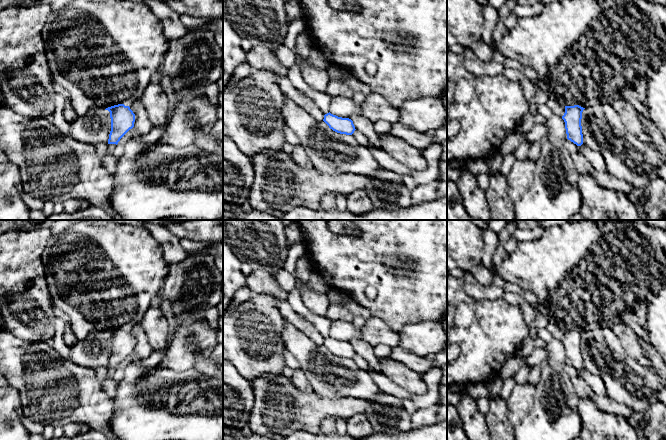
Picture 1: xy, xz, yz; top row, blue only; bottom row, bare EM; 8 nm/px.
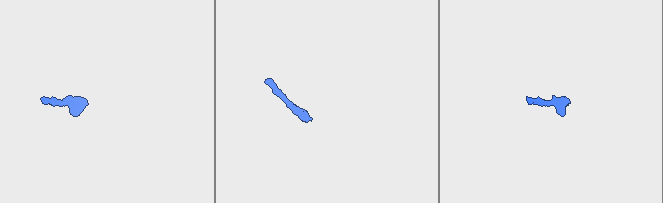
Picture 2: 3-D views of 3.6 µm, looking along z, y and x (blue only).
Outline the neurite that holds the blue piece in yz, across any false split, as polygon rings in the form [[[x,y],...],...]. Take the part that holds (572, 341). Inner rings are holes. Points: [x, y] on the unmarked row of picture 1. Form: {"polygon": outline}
{"polygon": [[[579,329],[565,330],[565,337],[562,340],[562,343],[565,346],[567,363],[577,370],[583,368],[581,343],[584,333],[585,332]]]}

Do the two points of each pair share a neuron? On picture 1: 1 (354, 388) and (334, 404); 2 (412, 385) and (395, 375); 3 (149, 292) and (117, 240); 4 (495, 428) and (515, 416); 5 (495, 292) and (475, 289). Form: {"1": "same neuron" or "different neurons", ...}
{"1": "different neurons", "2": "same neuron", "3": "same neuron", "4": "different neurons", "5": "same neuron"}

